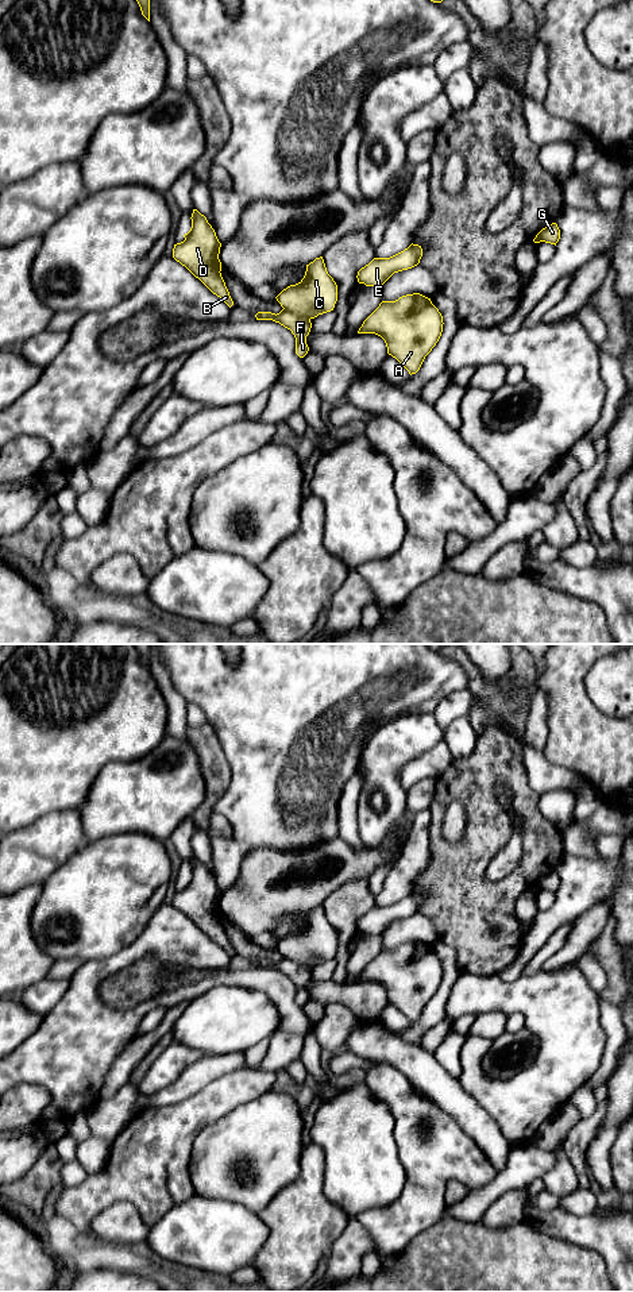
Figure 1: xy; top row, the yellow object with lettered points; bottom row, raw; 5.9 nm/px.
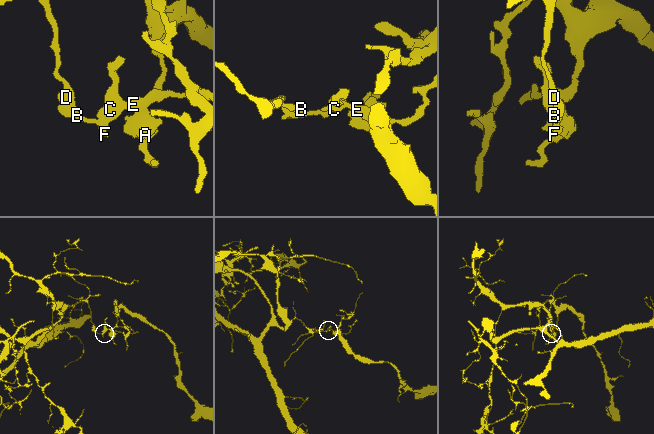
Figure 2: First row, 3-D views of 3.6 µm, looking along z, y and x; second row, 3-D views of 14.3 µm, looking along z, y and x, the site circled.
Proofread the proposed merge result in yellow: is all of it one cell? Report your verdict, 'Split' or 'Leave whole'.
Split

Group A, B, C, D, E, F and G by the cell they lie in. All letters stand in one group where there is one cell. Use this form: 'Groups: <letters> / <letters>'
Groups: A C E G / B D F

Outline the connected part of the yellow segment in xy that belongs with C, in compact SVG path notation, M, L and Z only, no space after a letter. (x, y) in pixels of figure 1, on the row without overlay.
M320 905L306 913L305 923L298 932L287 934L275 946L283 957L300 965L314 967L333 959L337 933Z

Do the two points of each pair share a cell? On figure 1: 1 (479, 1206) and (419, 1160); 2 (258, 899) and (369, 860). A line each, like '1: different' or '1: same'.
1: different
2: same

